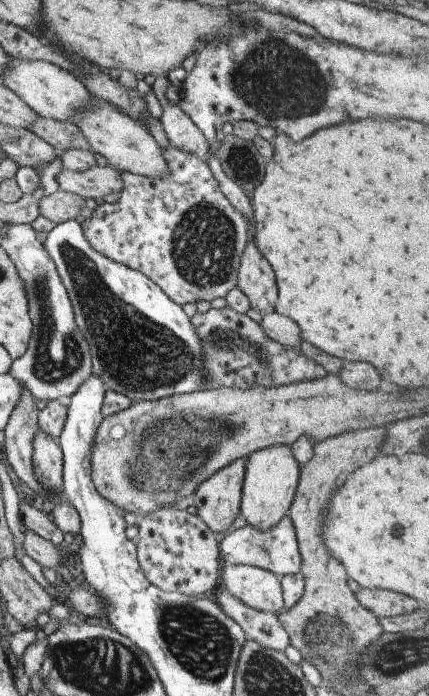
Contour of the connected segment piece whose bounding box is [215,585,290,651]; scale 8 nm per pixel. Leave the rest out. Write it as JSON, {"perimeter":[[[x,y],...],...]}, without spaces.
{"perimeter":[[[219,585],[215,598],[221,610],[244,630],[246,640],[254,640],[263,648],[283,651],[289,645],[289,636],[274,613],[245,606]]]}

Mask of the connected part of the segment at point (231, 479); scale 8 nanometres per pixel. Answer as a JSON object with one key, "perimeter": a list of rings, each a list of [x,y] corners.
{"perimeter":[[[245,459],[229,462],[194,490],[198,517],[215,534],[225,532],[240,511]]]}

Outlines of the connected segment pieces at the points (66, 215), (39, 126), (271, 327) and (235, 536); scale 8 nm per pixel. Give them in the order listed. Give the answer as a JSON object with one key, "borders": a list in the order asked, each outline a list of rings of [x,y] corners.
{"borders":[[[[57,190],[47,197],[42,197],[38,204],[38,214],[51,220],[62,223],[74,219],[85,207],[84,200],[75,193]]],[[[40,116],[27,130],[45,139],[57,154],[67,149],[79,149],[93,154],[87,139],[75,124],[62,123]]],[[[275,310],[263,315],[258,325],[263,329],[265,336],[284,347],[299,348],[300,342],[303,341],[300,337],[299,325],[292,318],[283,316]]],[[[287,514],[282,516],[277,524],[264,531],[246,523],[220,540],[218,549],[222,564],[251,565],[272,572],[278,578],[299,573],[302,564],[294,526]]]]}

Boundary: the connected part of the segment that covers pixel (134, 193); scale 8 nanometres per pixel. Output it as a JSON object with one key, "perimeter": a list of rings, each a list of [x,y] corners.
{"perimeter":[[[173,145],[161,151],[166,176],[150,179],[133,173],[120,173],[124,188],[115,204],[102,203],[91,213],[91,218],[80,224],[87,242],[99,253],[115,262],[139,271],[154,282],[175,304],[193,304],[198,300],[223,298],[236,286],[240,256],[250,237],[248,224],[221,194],[209,167],[195,155]]]}

